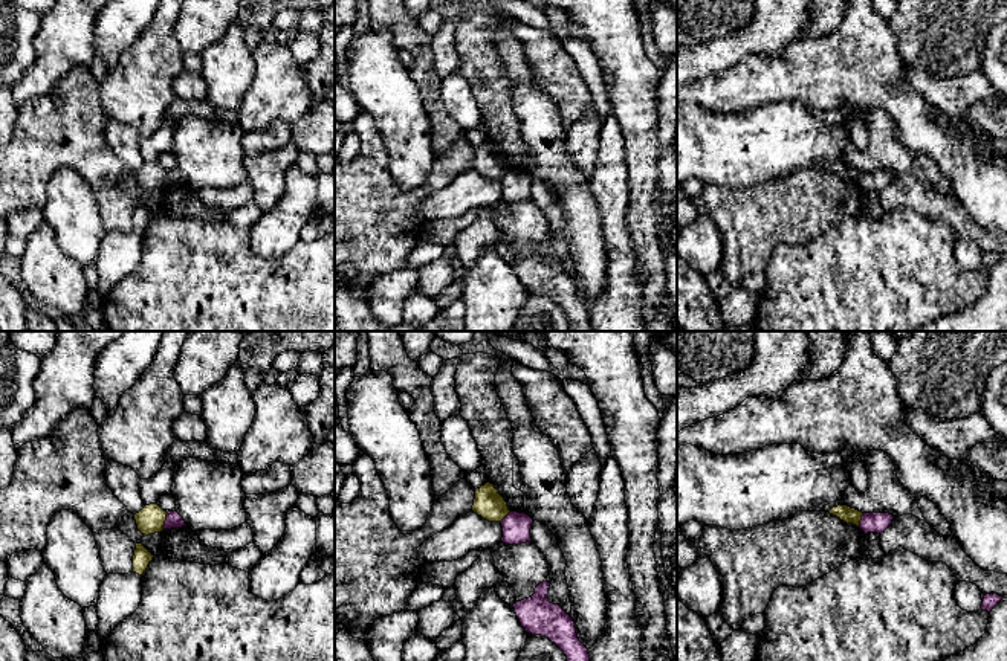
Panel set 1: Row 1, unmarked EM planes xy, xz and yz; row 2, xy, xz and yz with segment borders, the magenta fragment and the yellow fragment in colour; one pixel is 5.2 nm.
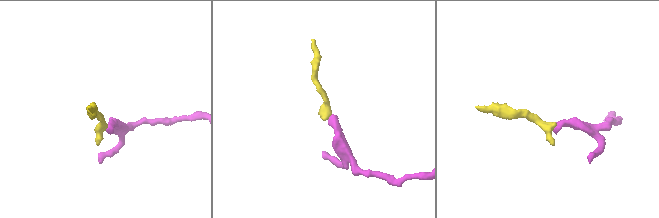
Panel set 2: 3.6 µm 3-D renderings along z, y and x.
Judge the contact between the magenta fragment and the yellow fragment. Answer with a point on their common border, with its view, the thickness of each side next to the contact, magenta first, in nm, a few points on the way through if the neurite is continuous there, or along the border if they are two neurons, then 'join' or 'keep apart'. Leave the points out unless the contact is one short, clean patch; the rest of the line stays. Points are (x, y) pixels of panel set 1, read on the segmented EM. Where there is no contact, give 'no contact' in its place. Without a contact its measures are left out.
meets magenta in xy at (165, 521); 80 nm thick on the magenta side, 150 nm on the other; border along xy (168, 513), (162, 528); keep apart

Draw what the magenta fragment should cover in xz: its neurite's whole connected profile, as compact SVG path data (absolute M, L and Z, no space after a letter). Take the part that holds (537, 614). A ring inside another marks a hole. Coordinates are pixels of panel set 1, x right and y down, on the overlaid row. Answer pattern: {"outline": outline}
{"outline": "M549 582L535 588L529 598L513 603L515 614L527 634L541 635L555 643L567 661L590 661L588 649L579 641L573 618L549 601Z"}

